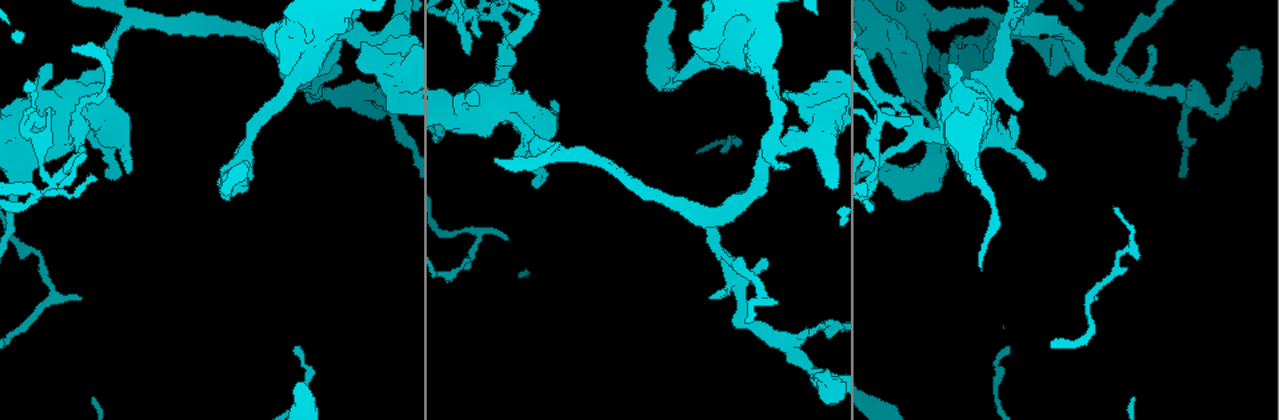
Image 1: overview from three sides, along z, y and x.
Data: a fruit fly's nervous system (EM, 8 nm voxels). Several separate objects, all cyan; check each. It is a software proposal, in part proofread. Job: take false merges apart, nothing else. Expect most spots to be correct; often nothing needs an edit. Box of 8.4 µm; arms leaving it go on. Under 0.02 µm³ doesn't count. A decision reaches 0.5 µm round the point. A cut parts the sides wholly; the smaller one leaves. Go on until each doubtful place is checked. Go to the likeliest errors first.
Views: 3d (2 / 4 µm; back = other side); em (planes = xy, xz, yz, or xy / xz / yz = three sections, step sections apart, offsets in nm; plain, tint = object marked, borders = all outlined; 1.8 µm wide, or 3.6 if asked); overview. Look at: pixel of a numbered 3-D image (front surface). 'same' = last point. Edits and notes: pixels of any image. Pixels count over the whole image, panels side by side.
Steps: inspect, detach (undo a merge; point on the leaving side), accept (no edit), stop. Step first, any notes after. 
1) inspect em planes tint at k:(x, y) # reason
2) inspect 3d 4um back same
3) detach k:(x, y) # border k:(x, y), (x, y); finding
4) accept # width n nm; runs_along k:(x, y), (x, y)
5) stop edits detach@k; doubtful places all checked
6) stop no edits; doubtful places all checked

inspect 3d 4um at 1:(918, 22) # looks like a crossing

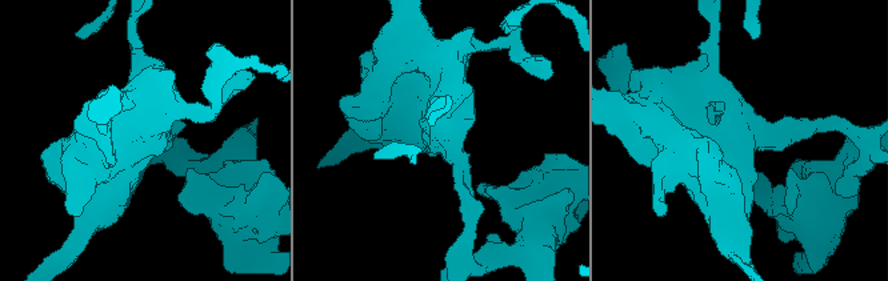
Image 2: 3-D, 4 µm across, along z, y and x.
inspect em 3.6um yz step 4 tint at 2:(737, 144) # now the EM

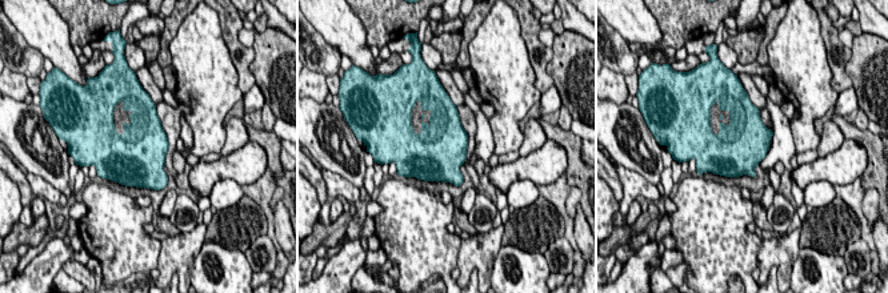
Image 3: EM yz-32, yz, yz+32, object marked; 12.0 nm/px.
inspect em 3.6um xy step 8 tint same

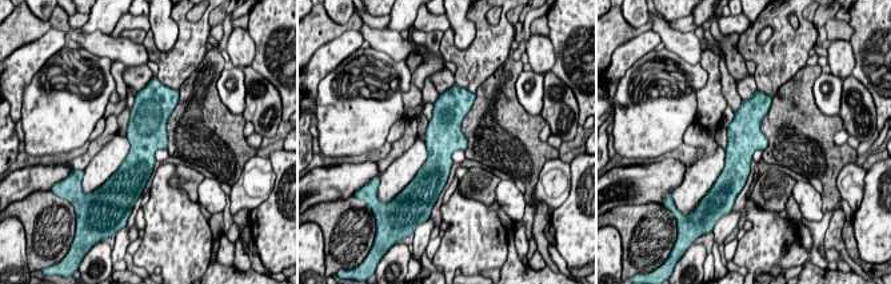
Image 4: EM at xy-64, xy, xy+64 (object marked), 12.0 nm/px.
accept # all the same cell

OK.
inspect em planes tint at 1:(876, 177) # abrupt turn

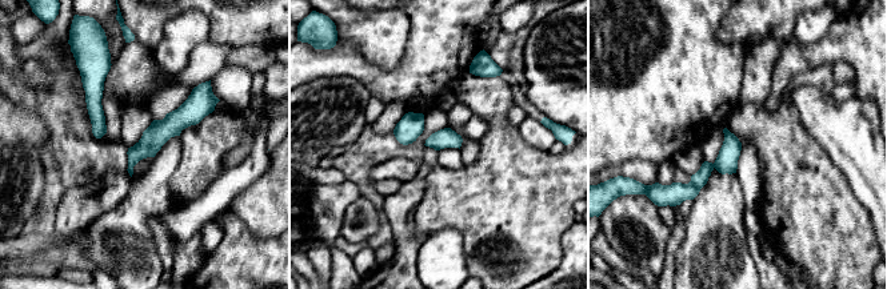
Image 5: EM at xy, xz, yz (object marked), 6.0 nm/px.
accept # width 120 nm; runs_along 5:(208, 105), (163, 129), (131, 163); continuous, no second cell

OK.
inspect em planes borders at 1:(564, 153) # a fork

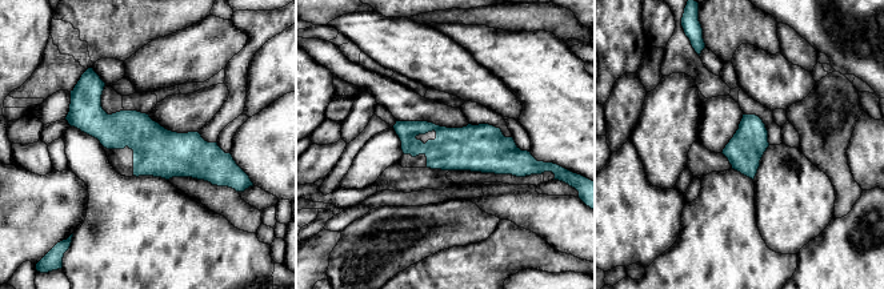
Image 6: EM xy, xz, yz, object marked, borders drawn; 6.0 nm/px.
accept # one cell here

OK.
inspect em xz step 8 tint at 1:(826, 392) # abrupt turn

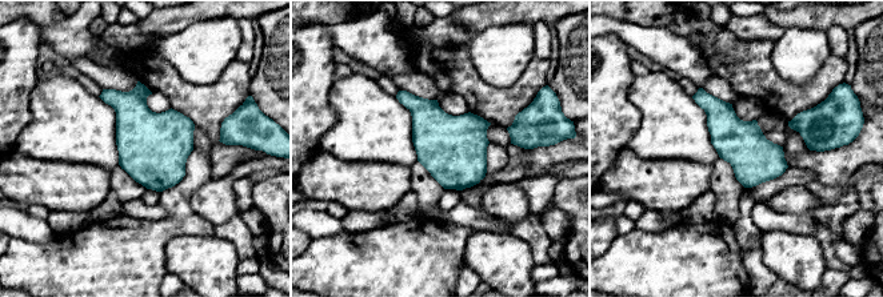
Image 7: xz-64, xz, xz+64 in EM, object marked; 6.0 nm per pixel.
accept # continuous, no second cell

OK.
inspect em 3.6um xz step 8 tint at 1:(970, 139) # touches itself

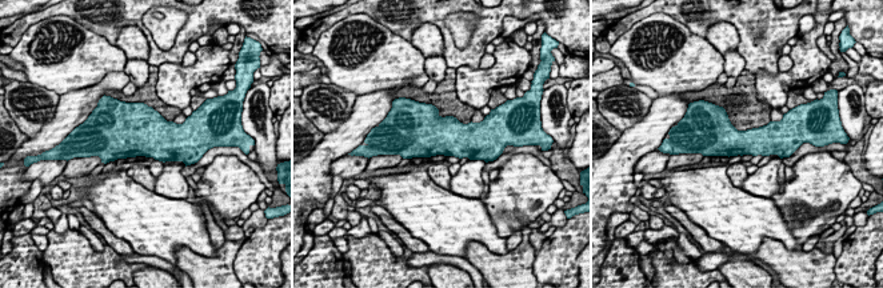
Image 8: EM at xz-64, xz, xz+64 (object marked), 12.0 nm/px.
inspect em 3.6um xy step 8 tint same

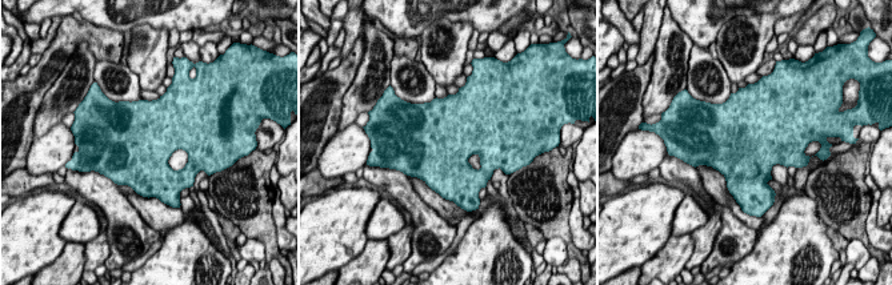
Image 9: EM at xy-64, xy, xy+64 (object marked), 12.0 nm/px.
accept # all the same cell

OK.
stop no edits; doubtful places all checked

